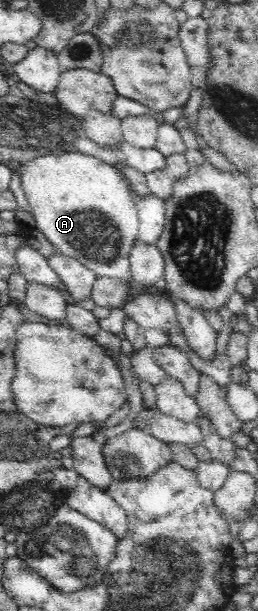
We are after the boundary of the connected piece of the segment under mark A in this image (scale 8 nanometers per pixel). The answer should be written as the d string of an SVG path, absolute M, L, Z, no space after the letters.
M71 152L71 153L61 153L58 154L46 154L44 156L38 156L33 158L31 161L28 161L24 170L20 173L21 175L21 186L23 188L24 194L29 202L31 213L36 219L35 228L42 232L44 236L52 243L56 248L57 252L68 256L70 258L75 258L79 260L86 269L89 269L96 275L96 277L108 277L108 278L118 278L128 281L130 285L136 286L131 276L130 261L128 256L132 247L138 243L138 232L139 232L139 216L137 215L137 208L135 198L136 195L131 188L129 180L122 174L121 170L117 169L114 166L110 166L105 162L102 162L99 158L94 156L88 156L88 154L80 152Z

